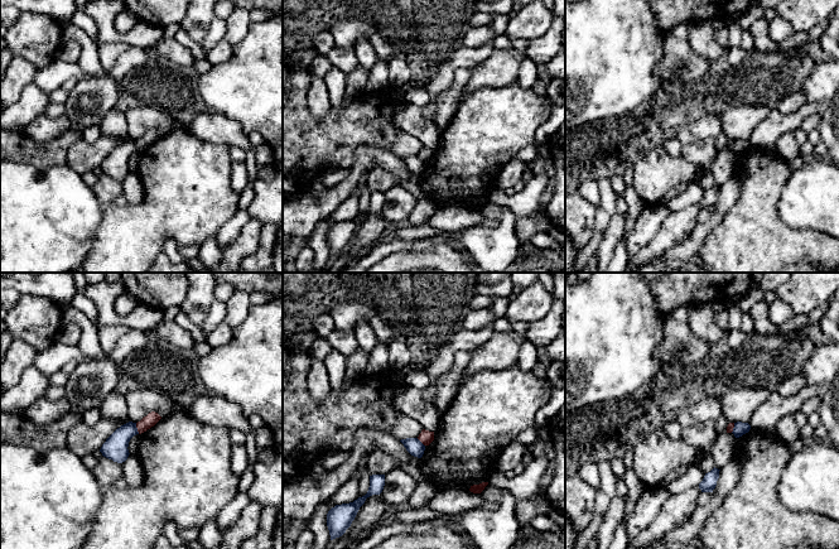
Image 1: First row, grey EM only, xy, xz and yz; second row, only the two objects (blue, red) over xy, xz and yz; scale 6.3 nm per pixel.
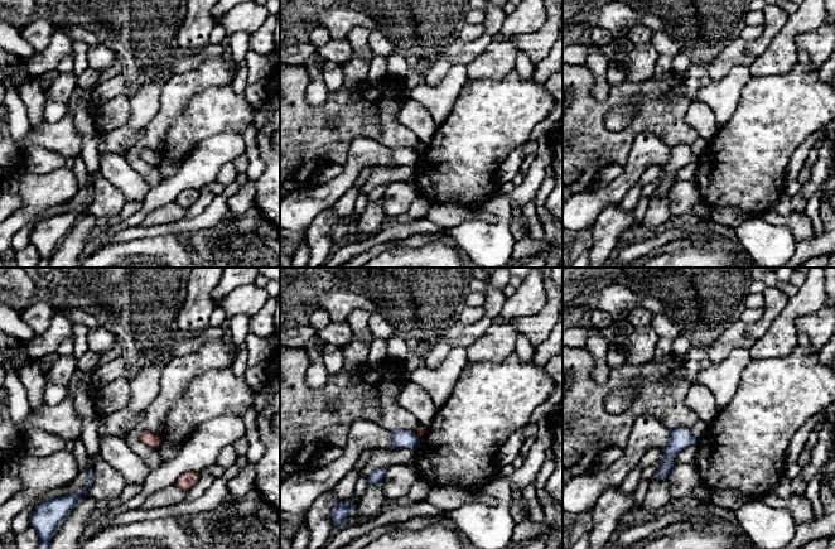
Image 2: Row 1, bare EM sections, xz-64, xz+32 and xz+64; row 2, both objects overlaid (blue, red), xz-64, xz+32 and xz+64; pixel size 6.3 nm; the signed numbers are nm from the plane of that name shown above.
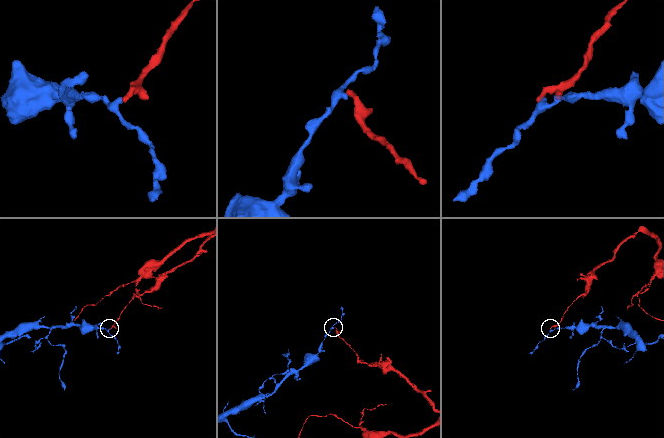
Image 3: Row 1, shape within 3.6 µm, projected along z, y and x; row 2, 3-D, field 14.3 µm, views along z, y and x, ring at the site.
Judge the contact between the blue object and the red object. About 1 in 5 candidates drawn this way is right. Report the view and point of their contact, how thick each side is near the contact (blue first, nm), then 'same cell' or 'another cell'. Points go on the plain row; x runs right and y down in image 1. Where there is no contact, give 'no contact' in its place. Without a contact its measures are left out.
xy (136, 145) | 150/80 nm | another cell

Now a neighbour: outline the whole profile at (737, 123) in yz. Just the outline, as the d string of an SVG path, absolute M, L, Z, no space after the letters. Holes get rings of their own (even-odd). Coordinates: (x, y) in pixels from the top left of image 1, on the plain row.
M742 105L727 109L717 116L722 122L722 134L730 140L749 140L753 129L767 117L770 109L762 105Z

